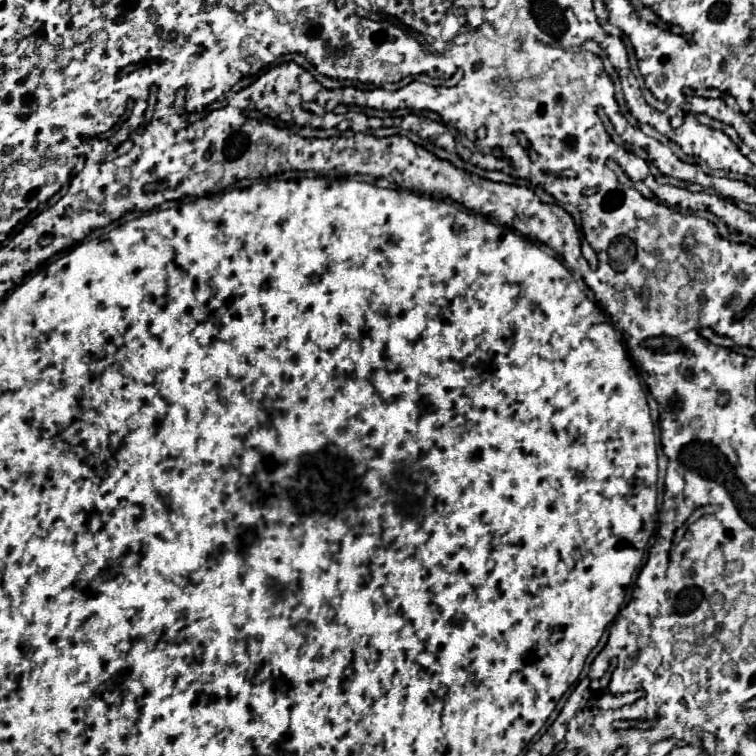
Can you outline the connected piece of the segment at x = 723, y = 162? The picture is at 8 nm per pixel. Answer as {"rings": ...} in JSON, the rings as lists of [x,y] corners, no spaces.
{"rings":[[[685,122],[677,130],[671,128],[661,132],[677,142],[687,156],[703,158],[713,170],[747,175],[754,166],[725,133],[699,122]]]}

